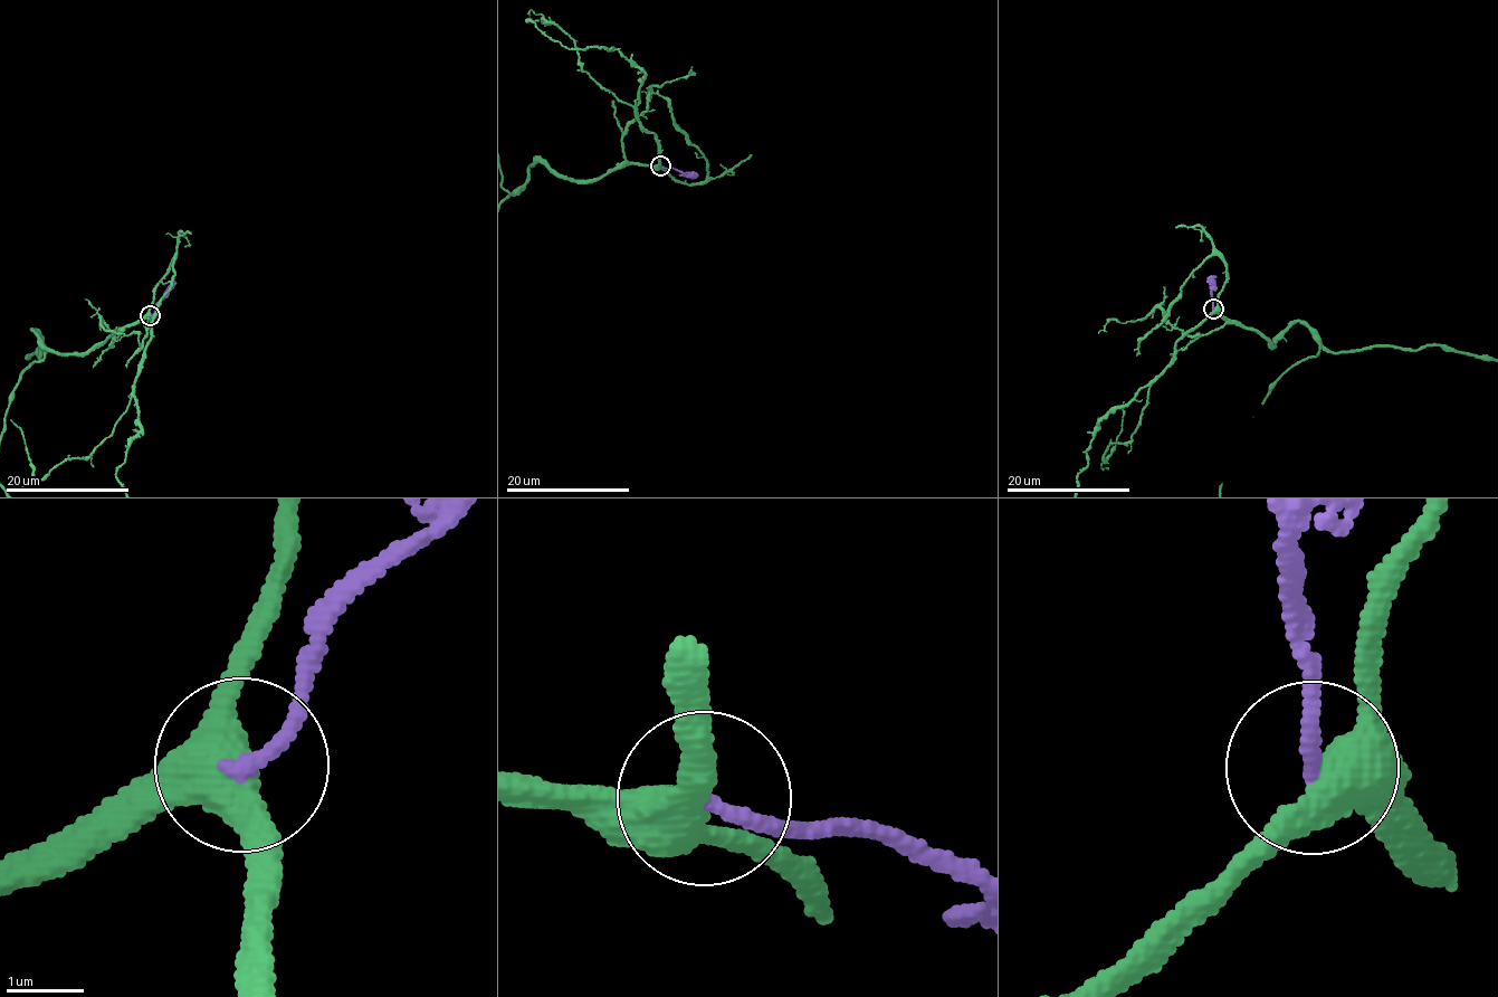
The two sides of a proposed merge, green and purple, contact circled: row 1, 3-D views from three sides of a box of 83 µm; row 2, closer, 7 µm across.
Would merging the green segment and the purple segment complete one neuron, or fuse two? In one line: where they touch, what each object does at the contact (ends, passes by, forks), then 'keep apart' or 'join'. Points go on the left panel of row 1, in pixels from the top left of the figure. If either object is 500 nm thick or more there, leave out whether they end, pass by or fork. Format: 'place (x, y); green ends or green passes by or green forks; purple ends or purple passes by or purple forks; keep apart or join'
place (150, 315); green forks; purple ends; keep apart

